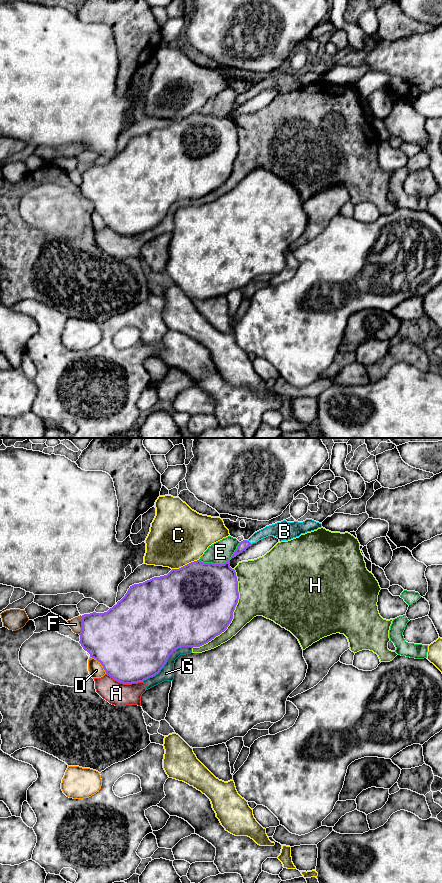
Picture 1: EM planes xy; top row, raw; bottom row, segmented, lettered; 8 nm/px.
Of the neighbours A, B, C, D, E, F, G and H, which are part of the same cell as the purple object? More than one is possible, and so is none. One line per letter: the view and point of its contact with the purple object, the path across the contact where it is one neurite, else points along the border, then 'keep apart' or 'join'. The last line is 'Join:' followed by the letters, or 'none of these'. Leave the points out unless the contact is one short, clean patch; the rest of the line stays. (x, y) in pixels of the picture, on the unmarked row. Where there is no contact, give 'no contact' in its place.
A: xy (124, 235) | keep apart
B: xy (248, 93) | across xy (243, 97), (248, 93), (267, 83), (277, 82) | join
C: xy (185, 117) | keep apart
D: xy (100, 214) | keep apart
E: xy (222, 116) | keep apart
F: xy (82, 177) | keep apart
G: xy (166, 213) | keep apart
H: xy (232, 167) | keep apart
Join: B

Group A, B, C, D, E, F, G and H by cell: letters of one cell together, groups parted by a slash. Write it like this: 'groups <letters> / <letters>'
groups A G H / B / C / D / E / F

